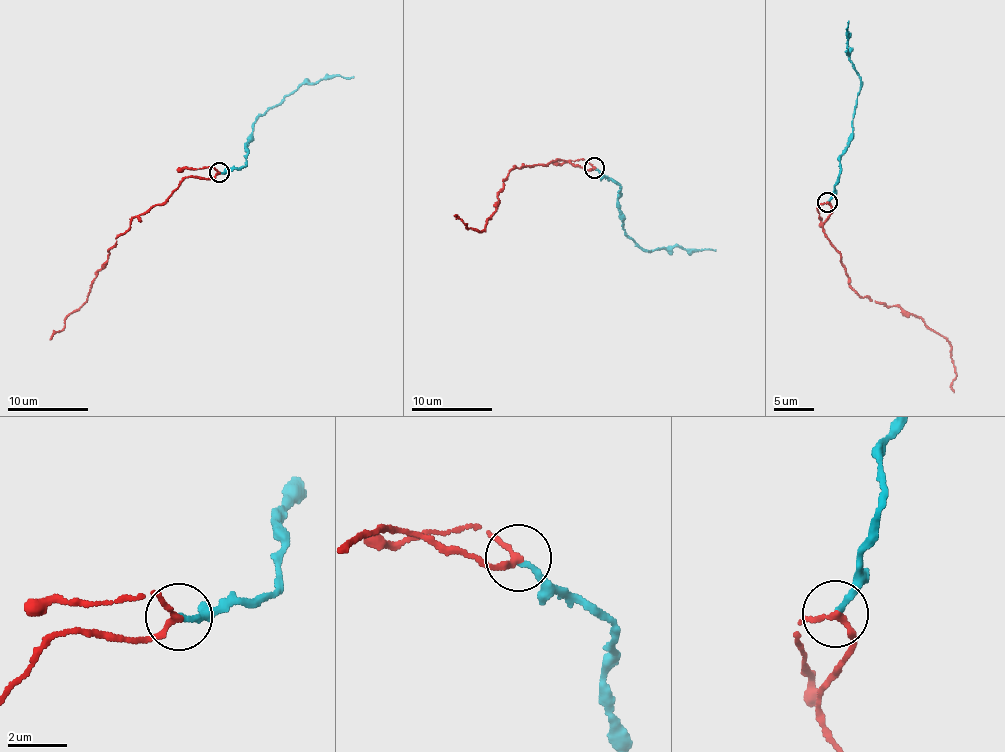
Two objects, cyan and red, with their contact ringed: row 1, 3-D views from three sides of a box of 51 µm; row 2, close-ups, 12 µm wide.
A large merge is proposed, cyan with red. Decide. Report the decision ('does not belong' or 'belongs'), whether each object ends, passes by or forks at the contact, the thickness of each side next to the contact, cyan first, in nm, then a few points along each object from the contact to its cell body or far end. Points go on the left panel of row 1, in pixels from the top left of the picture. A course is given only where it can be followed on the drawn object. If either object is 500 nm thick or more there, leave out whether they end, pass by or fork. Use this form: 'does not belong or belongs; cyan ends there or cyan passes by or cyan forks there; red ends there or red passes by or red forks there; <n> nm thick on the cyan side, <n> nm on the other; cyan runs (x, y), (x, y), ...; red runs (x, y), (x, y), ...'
belongs; cyan ends there; red passes by; 190 nm thick on the cyan side, 190 nm on the other; cyan runs (218, 171), (232, 171), (245, 164), (245, 142), (252, 134), (252, 122), (301, 84), (336, 76), (354, 77); red runs (218, 173), (214, 178), (186, 177), (164, 203), (133, 218), (107, 252), (88, 297), (50, 339)

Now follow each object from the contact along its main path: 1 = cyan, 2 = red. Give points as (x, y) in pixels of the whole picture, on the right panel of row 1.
1: (828, 201), (839, 173), (839, 155), (852, 132), (861, 79), (849, 56), (847, 22)
2: (828, 203), (831, 209), (822, 227), (849, 283), (860, 296), (901, 307), (943, 335), (956, 374), (953, 393)

